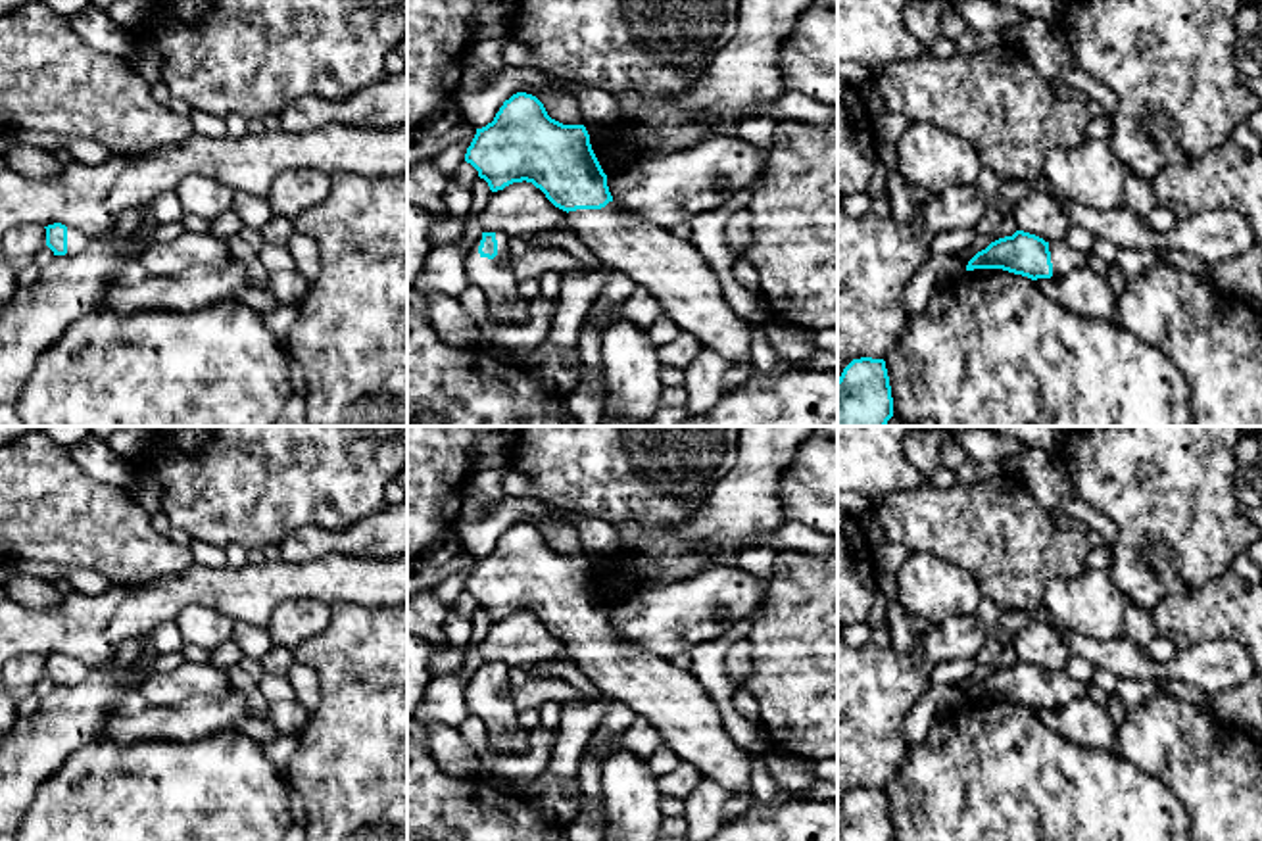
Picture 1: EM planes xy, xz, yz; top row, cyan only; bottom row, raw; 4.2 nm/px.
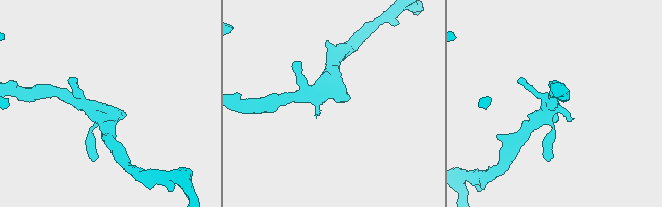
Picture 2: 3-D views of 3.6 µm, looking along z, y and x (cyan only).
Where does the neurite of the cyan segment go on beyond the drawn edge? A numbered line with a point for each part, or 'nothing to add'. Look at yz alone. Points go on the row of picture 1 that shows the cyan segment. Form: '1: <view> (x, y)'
1: yz (1063, 258)

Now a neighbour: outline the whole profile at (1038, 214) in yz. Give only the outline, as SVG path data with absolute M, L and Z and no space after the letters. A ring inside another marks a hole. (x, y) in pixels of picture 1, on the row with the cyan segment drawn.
M1041 192L1024 196L1014 205L1014 219L1018 230L1035 234L1045 242L1064 242L1070 221L1060 204Z

